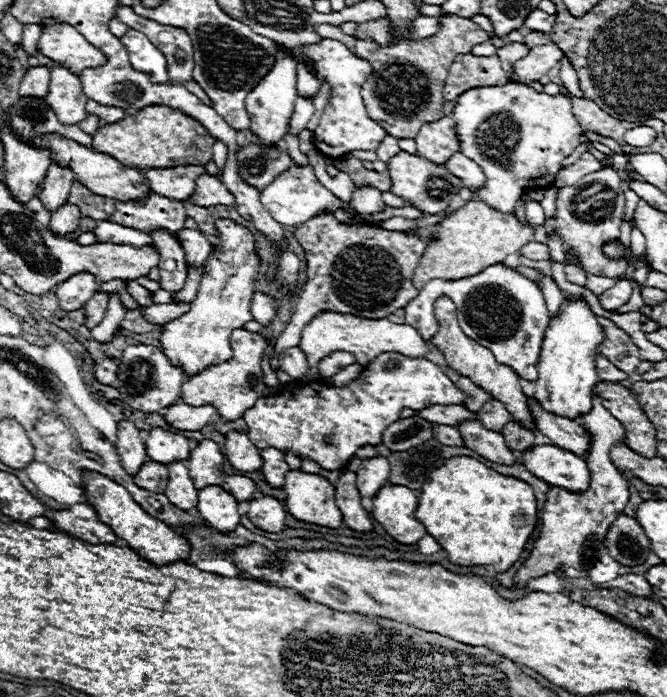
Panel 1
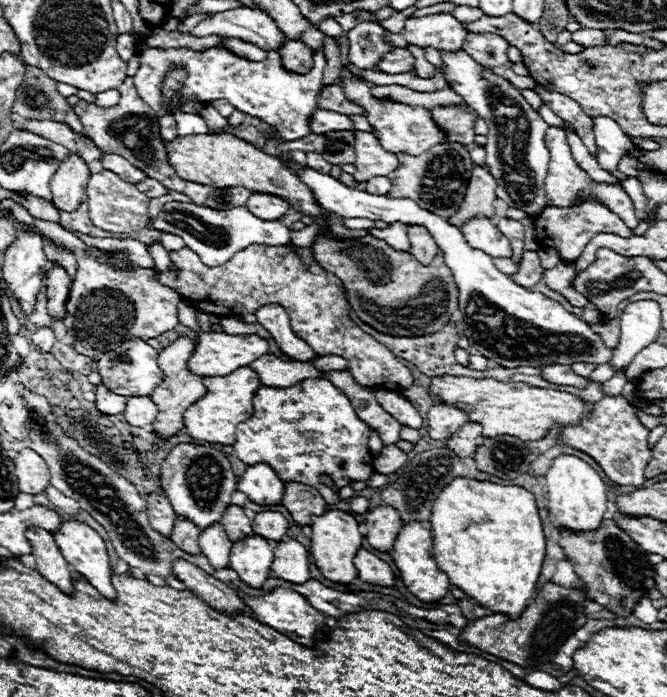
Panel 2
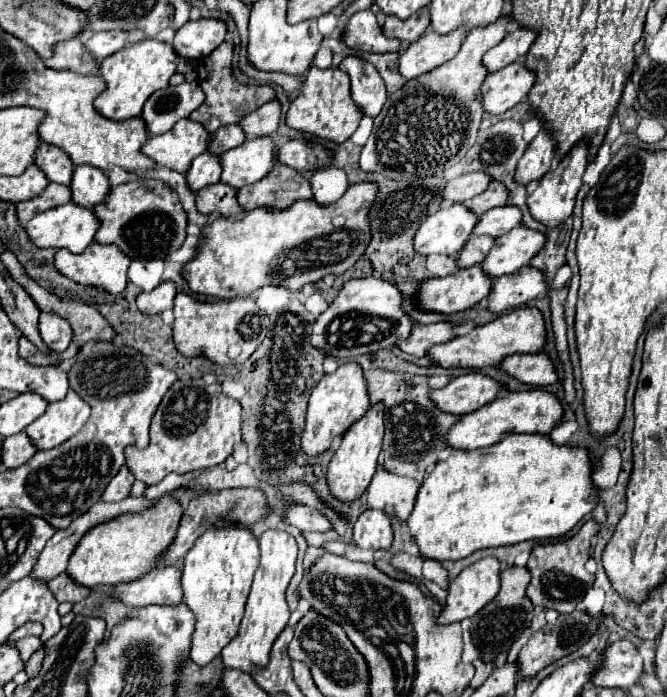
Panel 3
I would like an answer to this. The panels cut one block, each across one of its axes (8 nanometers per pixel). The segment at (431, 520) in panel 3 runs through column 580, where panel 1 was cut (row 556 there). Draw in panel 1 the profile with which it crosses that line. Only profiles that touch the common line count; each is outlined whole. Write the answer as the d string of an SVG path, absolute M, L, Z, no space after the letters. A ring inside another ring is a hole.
M454 456L436 468L422 486L416 508L416 518L424 524L426 532L440 542L450 562L460 566L492 566L496 572L508 570L520 558L528 538L534 532L538 520L536 514L536 496L530 484L512 476L502 476L470 456Z

